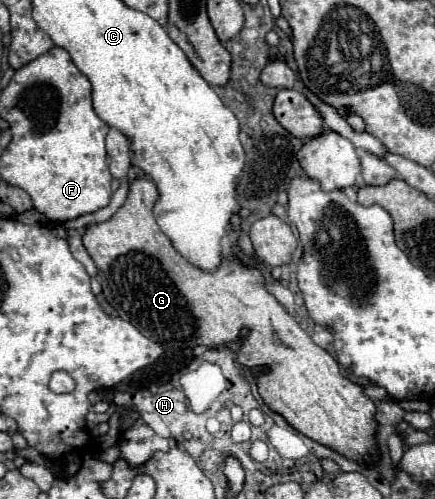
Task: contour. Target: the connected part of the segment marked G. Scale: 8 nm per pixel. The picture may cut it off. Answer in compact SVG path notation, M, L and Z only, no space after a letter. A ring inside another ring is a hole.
M138 178L130 184L130 194L124 206L110 220L86 228L84 248L98 268L104 298L112 304L112 308L116 308L122 320L130 322L150 340L160 342L164 348L218 348L232 342L238 344L240 348L236 352L236 362L240 366L268 368L268 372L256 376L256 386L272 412L284 416L292 428L314 442L340 452L348 460L366 464L368 454L376 452L374 432L378 424L374 420L374 402L366 398L364 386L346 378L340 370L340 364L324 348L312 342L308 332L302 330L288 310L268 292L262 272L256 266L246 266L232 254L224 256L222 264L214 272L204 272L180 256L170 238L154 220L152 210L158 202L158 196L158 188L150 178ZM244 328L248 328L248 336L242 336Z

